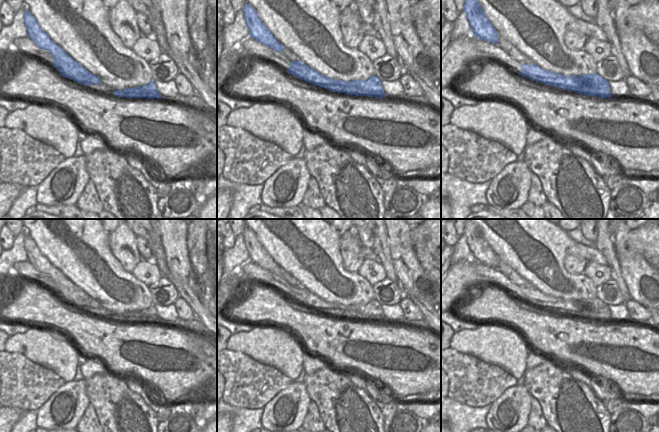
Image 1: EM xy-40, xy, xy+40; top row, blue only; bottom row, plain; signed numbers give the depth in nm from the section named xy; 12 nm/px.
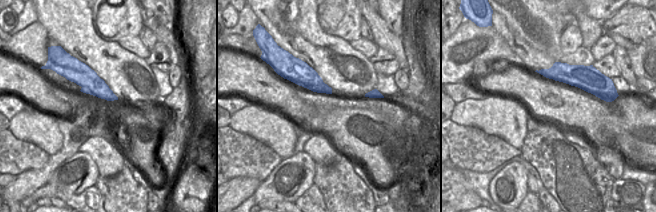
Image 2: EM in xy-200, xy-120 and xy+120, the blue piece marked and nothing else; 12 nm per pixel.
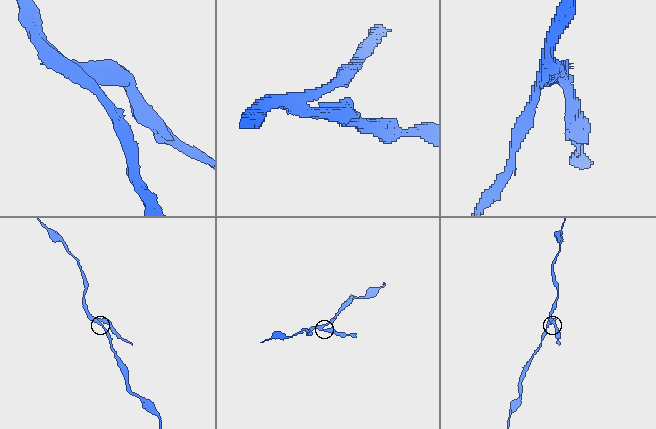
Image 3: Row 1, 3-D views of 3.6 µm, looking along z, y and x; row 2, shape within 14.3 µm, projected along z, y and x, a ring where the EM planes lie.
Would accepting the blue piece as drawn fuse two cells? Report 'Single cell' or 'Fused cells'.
Fused cells.

